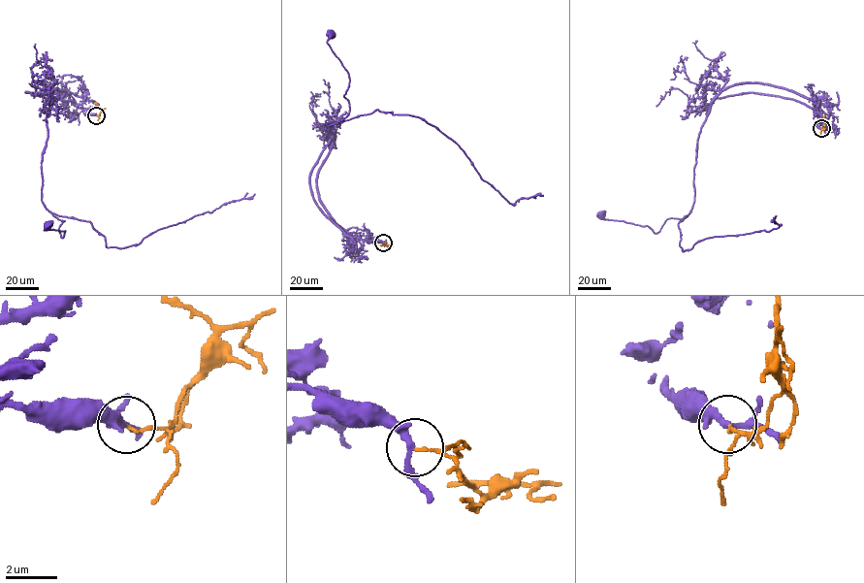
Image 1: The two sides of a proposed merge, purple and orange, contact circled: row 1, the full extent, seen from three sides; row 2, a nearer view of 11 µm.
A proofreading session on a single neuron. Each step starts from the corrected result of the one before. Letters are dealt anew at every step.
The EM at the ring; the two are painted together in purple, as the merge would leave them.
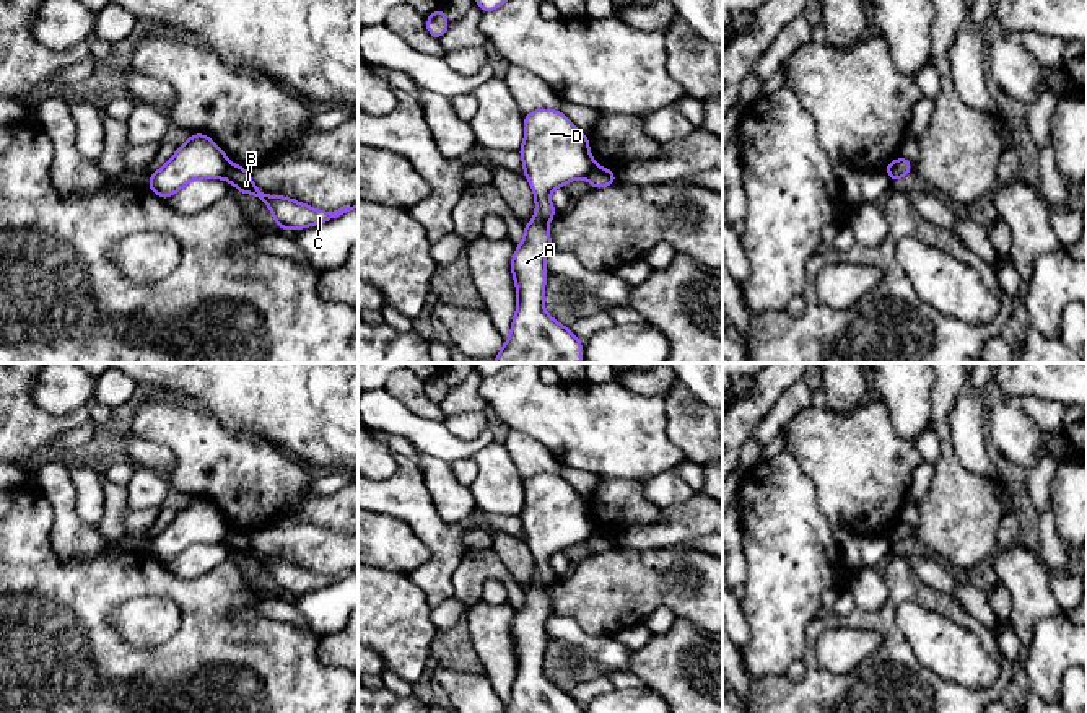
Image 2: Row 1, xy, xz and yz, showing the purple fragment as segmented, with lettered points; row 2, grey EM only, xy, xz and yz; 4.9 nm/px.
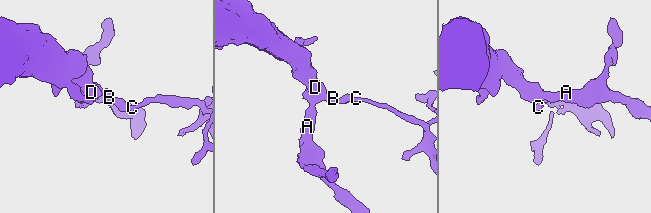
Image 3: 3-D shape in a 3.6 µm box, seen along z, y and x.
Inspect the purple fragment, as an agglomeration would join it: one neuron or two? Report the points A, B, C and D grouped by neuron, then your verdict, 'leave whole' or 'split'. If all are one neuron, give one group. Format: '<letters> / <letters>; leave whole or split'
A D / B C; split

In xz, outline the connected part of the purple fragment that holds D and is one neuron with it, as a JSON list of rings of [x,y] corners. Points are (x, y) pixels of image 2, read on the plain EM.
[[[535,474],[524,480],[526,503],[517,514],[524,540],[535,560],[535,583],[524,589],[524,607],[516,609],[511,636],[517,656],[509,703],[503,713],[583,713],[583,706],[544,672],[548,638],[545,622],[553,612],[547,589],[558,578],[548,558],[586,542],[596,531],[589,501],[560,475]]]

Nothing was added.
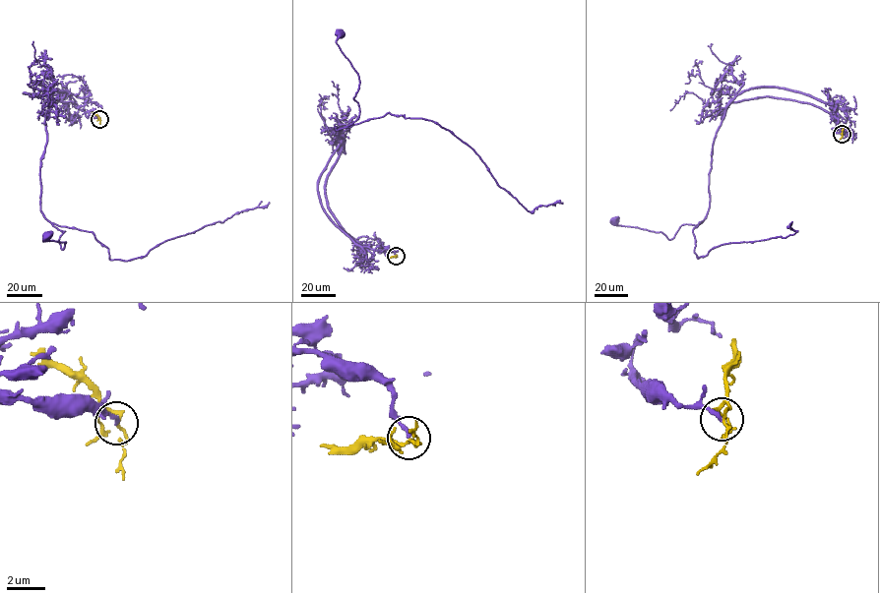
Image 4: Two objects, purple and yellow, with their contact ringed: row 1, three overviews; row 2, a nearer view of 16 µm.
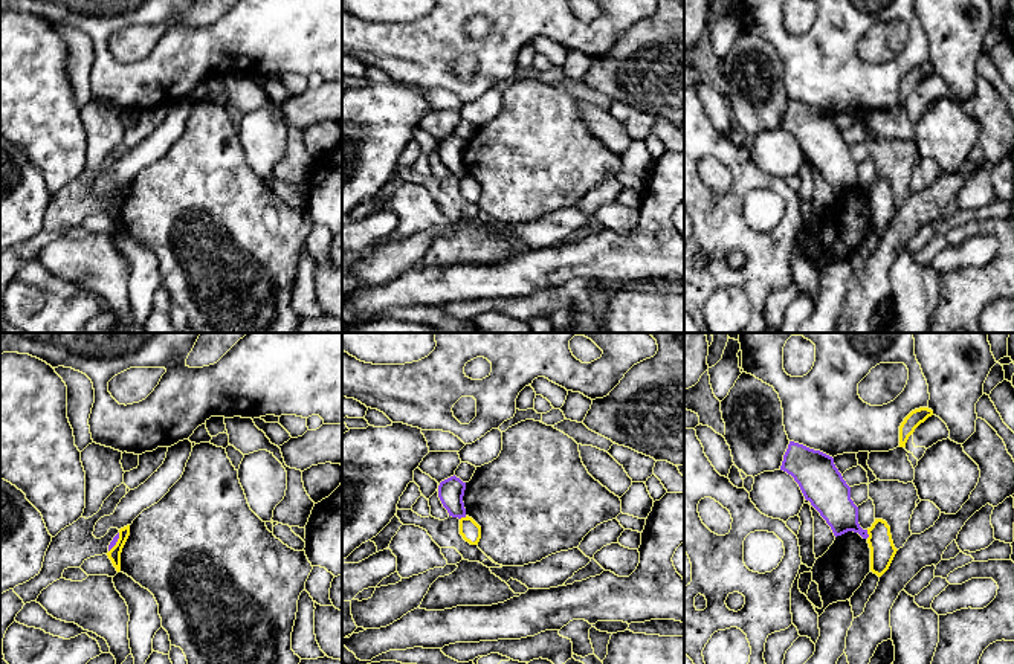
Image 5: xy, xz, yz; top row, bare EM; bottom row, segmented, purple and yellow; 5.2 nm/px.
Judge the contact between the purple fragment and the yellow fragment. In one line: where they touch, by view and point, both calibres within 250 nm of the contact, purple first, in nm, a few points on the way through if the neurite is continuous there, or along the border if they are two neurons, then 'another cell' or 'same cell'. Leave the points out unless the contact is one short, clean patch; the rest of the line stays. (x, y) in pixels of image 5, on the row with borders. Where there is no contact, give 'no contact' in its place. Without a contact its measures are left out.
meets purple in yz at (868, 535); 190 nm thick on the purple side, 130 nm on the other; border along yz (866, 530), (868, 538); another cell

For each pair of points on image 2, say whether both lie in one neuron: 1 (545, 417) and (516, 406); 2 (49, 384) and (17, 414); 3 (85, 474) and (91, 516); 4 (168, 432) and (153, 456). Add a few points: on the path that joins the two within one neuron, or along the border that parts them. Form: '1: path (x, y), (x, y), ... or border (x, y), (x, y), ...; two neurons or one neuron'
1: path (539, 411), (523, 406); one neuron
2: border (33, 380), (31, 398), (43, 409), (69, 412); two neurons
3: path (87, 484), (90, 507); one neuron
4: border (129, 430), (173, 453), (168, 479); two neurons

